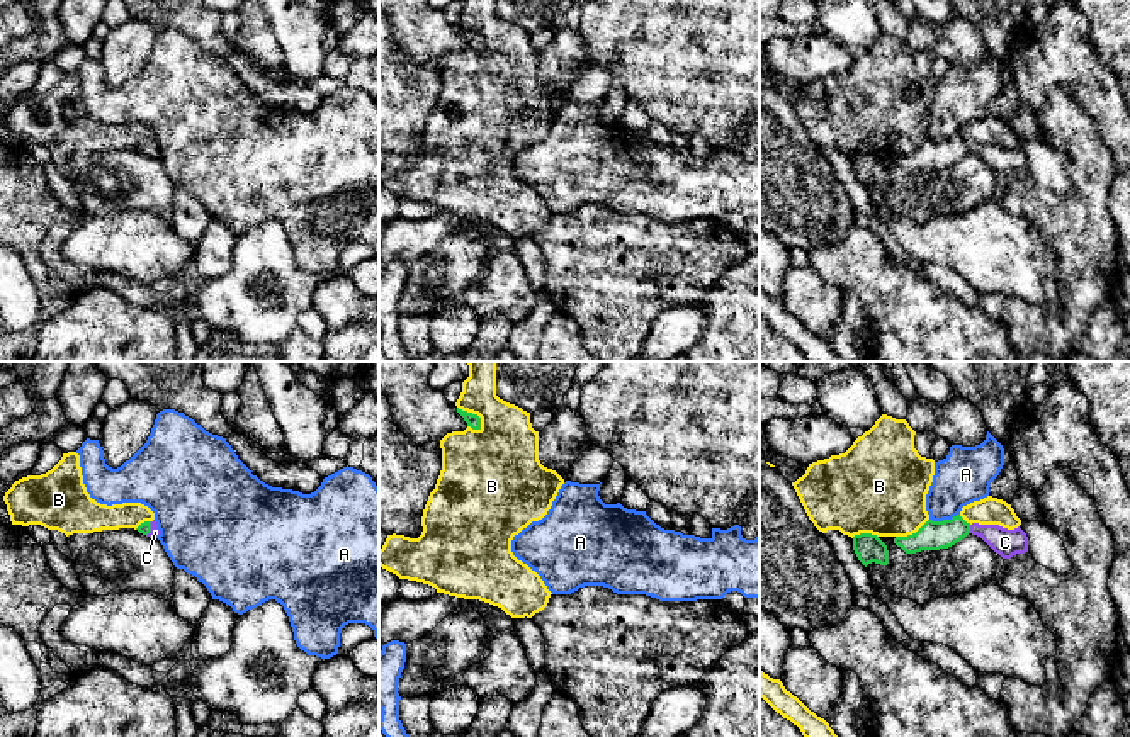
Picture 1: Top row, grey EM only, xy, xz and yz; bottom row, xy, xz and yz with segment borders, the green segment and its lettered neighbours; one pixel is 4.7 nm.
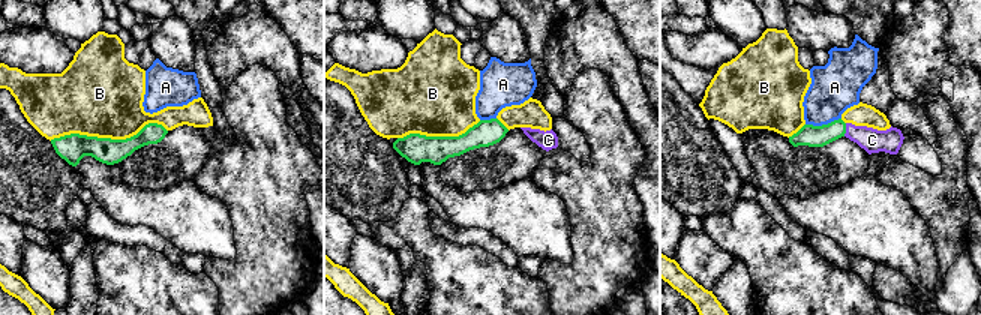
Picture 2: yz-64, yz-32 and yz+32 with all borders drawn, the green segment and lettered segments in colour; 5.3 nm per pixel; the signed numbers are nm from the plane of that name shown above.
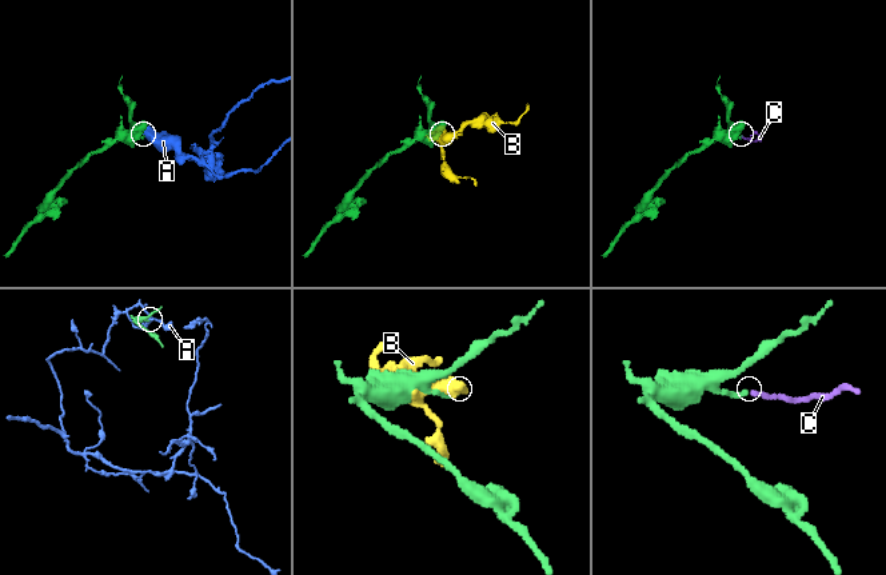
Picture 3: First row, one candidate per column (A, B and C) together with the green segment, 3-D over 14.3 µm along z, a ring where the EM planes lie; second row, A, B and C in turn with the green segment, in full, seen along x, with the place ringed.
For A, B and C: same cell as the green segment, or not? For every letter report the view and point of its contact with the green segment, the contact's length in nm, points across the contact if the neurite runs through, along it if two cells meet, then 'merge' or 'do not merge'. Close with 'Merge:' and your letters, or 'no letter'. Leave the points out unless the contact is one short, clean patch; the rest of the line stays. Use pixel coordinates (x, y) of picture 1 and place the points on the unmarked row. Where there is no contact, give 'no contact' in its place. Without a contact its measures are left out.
A: yz (943, 140) | 150 nm | along yz (959, 133), (950, 138), (930, 140) | do not merge
B: xz (474, 34) | 160 nm | do not merge
C: yz (969, 148) | 40 nm | across yz (933, 155), (969, 148), (984, 150), (1005, 162) | merge
Merge: C

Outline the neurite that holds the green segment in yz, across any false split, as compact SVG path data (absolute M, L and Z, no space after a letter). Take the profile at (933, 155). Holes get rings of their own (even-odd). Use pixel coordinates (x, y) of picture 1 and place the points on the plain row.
M960 134L943 141L928 139L916 153L896 156L894 163L906 173L916 173L948 168L969 153L980 156L1003 178L1028 172L1028 156L1020 146L1008 149L999 144L970 144Z

